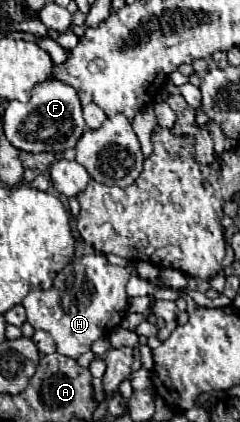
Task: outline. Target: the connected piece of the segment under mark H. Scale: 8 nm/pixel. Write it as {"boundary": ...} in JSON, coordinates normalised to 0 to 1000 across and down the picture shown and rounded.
{"boundary":[[[421,597],[321,607],[221,664],[204,687],[129,687],[88,716],[113,735],[113,763],[146,782],[188,782],[221,796],[238,834],[288,848],[329,848],[379,829],[379,815],[488,777],[529,739],[521,673],[554,649],[546,635],[471,630]]]}

